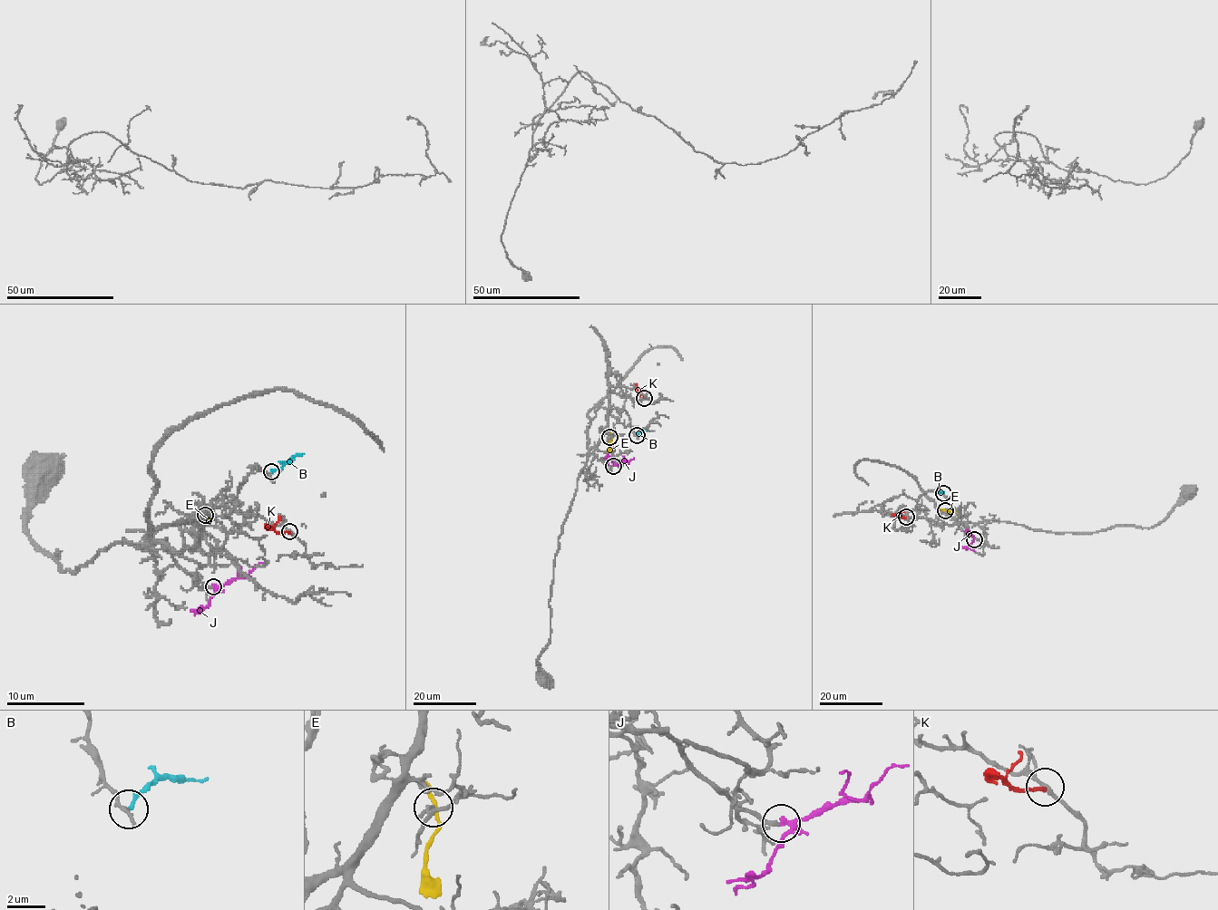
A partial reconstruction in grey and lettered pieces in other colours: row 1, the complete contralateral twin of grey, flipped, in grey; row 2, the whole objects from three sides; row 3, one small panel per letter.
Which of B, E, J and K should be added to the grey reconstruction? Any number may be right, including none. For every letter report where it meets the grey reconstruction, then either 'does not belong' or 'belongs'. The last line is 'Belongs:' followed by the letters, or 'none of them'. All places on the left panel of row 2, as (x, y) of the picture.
B: meets grey at (271, 471); belongs
E: meets grey at (205, 515); does not belong
J: meets grey at (213, 586); belongs
K: meets grey at (289, 531); does not belong
Belongs: B, J

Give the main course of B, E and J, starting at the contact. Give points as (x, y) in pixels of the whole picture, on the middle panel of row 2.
B: (637, 435), (642, 430), (649, 430)
E: (609, 437), (610, 451)
J: (613, 466), (608, 456), (606, 467)

